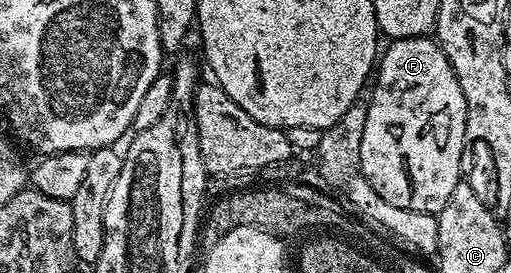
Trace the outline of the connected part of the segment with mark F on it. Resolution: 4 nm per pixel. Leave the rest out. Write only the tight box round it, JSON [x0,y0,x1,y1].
[360,36,468,215]

